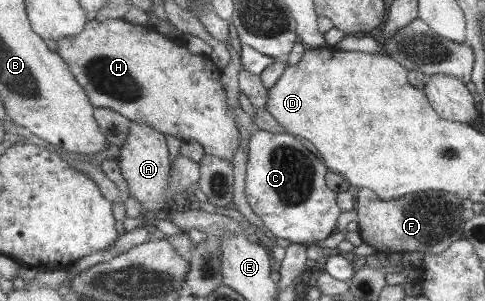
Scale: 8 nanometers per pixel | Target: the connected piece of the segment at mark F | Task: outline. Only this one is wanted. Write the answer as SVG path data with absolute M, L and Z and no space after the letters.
M355 189L359 218L359 234L364 242L372 246L377 253L416 252L440 254L448 250L457 240L465 238L466 219L462 214L464 197L446 191L432 189L407 194L398 199L382 200L372 189Z

